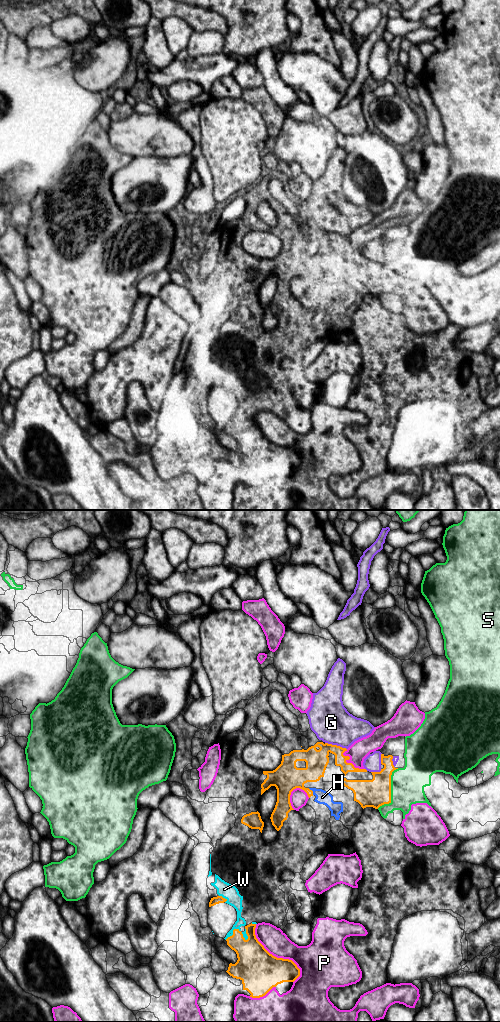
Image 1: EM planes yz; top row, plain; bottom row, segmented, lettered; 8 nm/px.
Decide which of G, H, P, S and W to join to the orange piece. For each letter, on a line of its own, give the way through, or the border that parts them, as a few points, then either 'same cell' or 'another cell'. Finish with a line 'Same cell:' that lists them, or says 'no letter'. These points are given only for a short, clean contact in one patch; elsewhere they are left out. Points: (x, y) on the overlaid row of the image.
G: another cell
H: same cell
P: another cell
S: another cell
W: same cell
Same cell: H, W

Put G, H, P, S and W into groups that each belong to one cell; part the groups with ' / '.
G / H W / P / S

